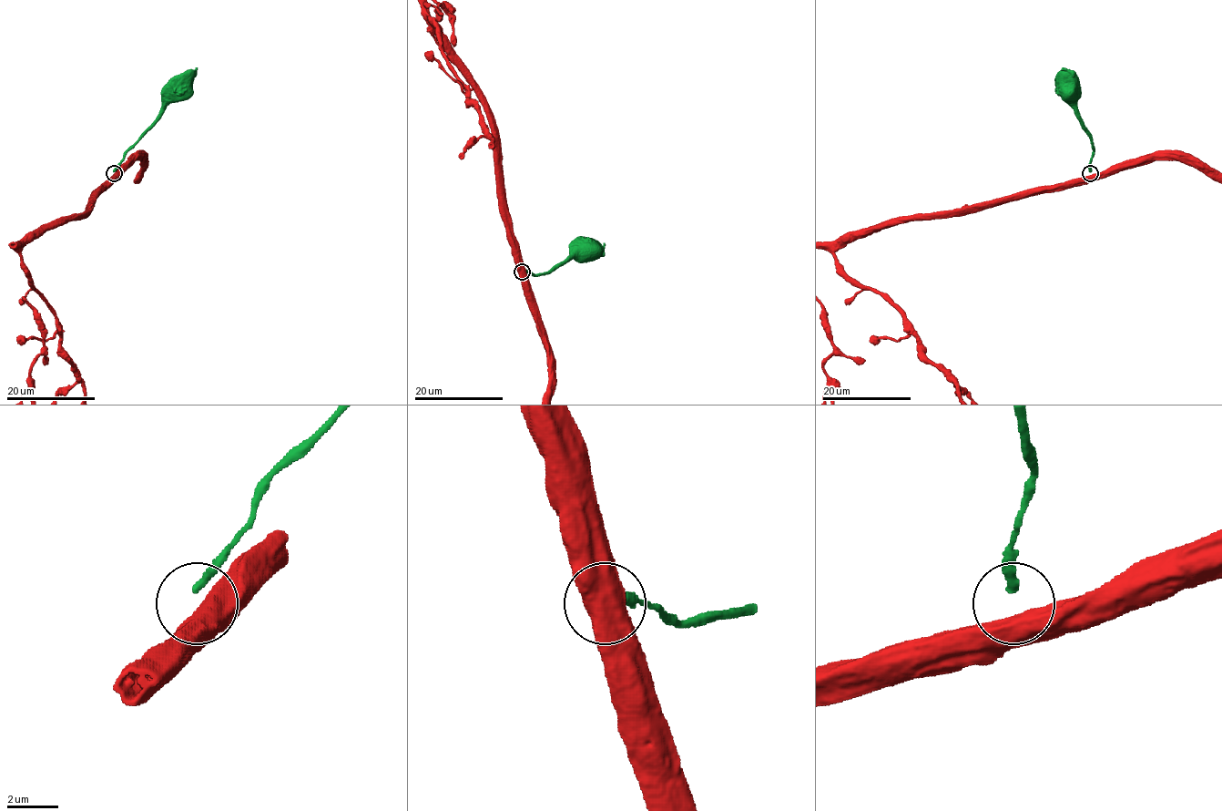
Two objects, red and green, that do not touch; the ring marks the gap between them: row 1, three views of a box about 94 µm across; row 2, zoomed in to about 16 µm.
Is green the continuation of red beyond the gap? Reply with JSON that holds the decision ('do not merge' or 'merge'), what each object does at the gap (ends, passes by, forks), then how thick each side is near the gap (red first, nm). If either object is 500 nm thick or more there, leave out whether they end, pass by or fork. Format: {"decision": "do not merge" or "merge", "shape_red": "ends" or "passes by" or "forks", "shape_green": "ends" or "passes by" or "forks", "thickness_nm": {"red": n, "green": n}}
{"decision": "do not merge", "thickness_nm": {"red": 750, "green": 340}}

